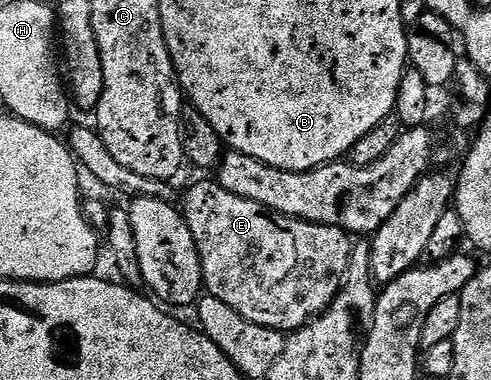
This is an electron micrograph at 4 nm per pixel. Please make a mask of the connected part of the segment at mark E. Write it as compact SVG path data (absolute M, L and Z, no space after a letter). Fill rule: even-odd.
M212 179L209 180L201 180L186 190L185 208L183 207L185 221L195 238L195 246L201 259L204 291L212 299L231 306L231 310L247 318L247 322L273 328L276 332L292 334L298 328L304 328L309 321L323 315L333 305L333 299L341 293L341 285L345 283L354 237L342 228L312 224L272 212L259 202L239 198L223 190Z

